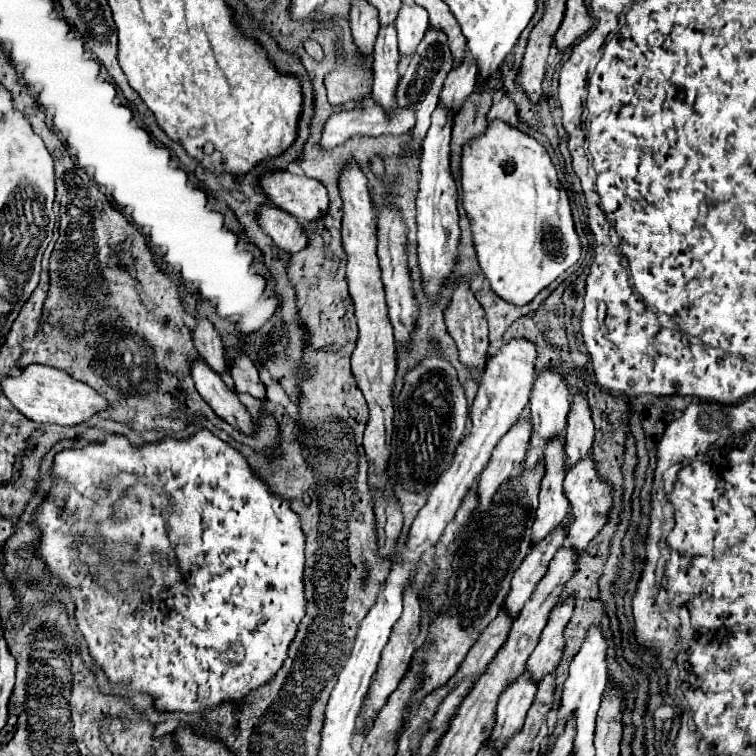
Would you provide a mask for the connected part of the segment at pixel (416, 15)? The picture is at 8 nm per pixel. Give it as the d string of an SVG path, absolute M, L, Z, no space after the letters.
M402 2L402 8L394 24L398 30L400 54L408 58L412 56L412 52L416 50L416 44L420 44L420 40L424 38L424 32L428 30L428 12L418 4Z

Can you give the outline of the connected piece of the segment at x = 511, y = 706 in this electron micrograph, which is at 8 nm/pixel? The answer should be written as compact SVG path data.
M528 670L512 680L508 688L504 688L496 706L496 726L492 732L492 744L496 750L502 750L506 740L510 740L522 728L526 712L534 702L536 690L538 682Z

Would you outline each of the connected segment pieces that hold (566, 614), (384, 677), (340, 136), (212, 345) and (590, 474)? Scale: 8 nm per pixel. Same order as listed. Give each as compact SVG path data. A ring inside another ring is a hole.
M568 596L566 600L562 600L548 618L548 624L540 636L538 646L534 648L534 652L528 658L528 668L532 668L532 674L536 676L536 680L544 678L546 674L554 672L556 666L562 660L562 650L564 650L564 628L572 616L574 610L574 598Z
M410 582L406 588L404 588L404 612L388 640L388 644L384 646L384 652L382 652L382 658L380 658L380 668L376 670L376 676L370 684L370 690L360 706L360 722L362 724L372 724L372 720L376 718L376 714L382 710L382 706L386 704L388 696L398 688L400 680L404 678L404 674L408 672L408 666L410 666L410 660L412 660L412 654L416 650L416 638L418 638L418 632L420 632L420 612L422 612L422 606L420 606L420 600L418 600L418 592L414 590L414 582Z
M378 104L372 108L360 108L350 112L334 112L322 132L320 144L334 148L344 144L354 134L382 136L382 134L406 134L416 124L412 108L392 108L386 112Z
M206 318L198 320L198 328L194 330L194 344L196 344L200 358L216 374L222 376L224 372L228 372L228 360L226 360L226 354L224 354L222 340L220 340L218 332L214 330L214 326Z
M586 456L568 468L566 480L564 480L564 490L566 490L566 496L570 500L570 512L574 514L574 522L568 526L568 542L576 550L582 550L608 522L610 510L614 506L612 484L596 472L596 464L592 464L592 456Z

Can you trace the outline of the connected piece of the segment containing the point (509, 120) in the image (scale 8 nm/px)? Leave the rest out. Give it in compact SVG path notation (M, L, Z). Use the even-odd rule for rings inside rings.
M504 94L500 102L496 102L490 112L488 112L488 122L492 120L504 120L506 124L510 126L516 126L518 124L518 110L516 110L516 104Z

